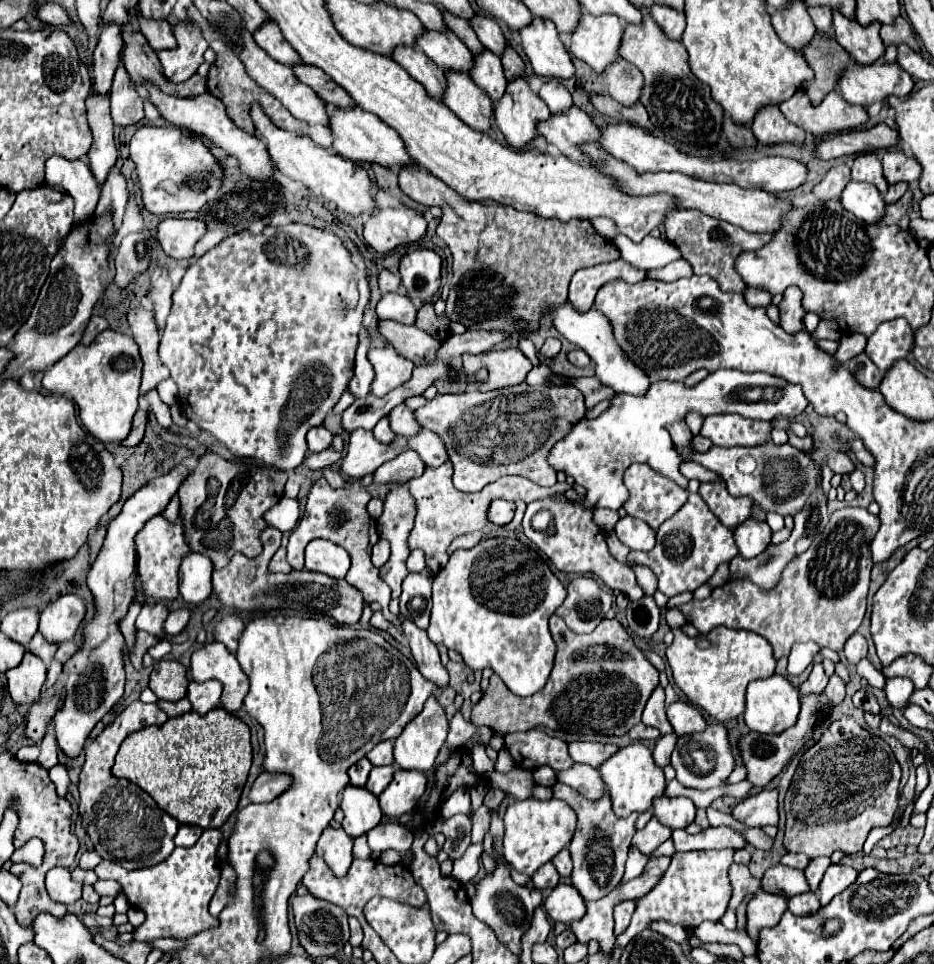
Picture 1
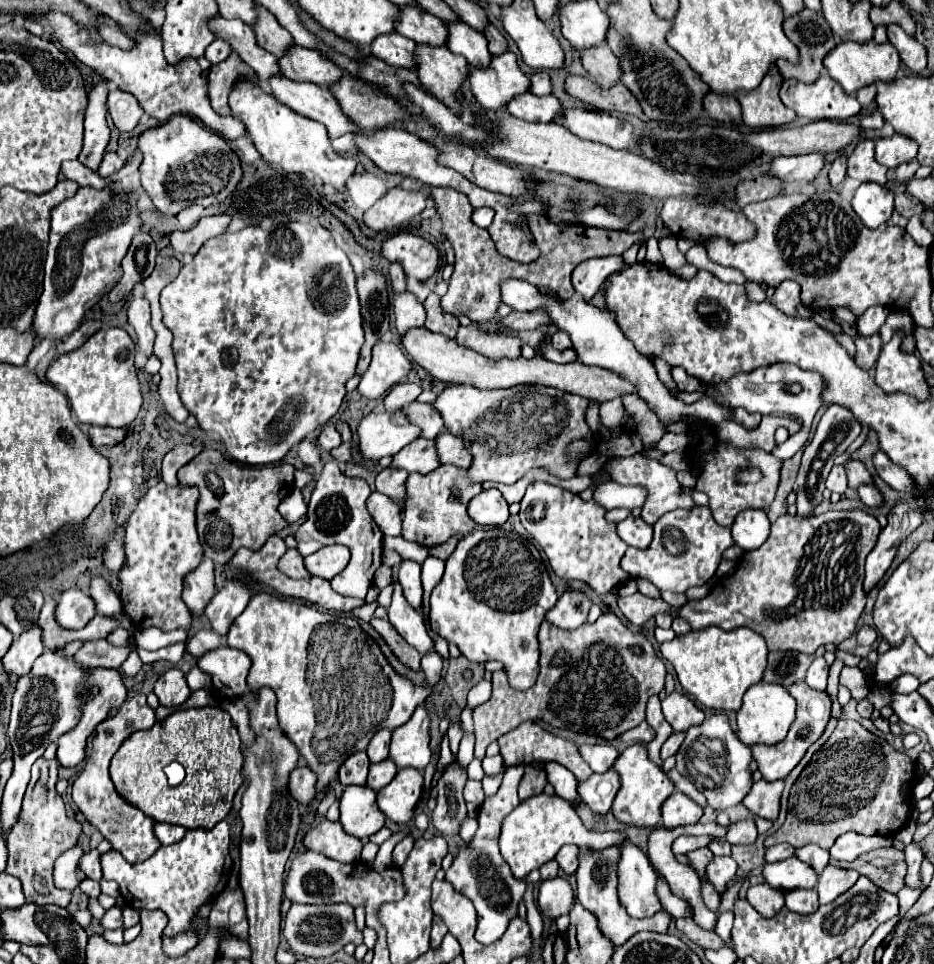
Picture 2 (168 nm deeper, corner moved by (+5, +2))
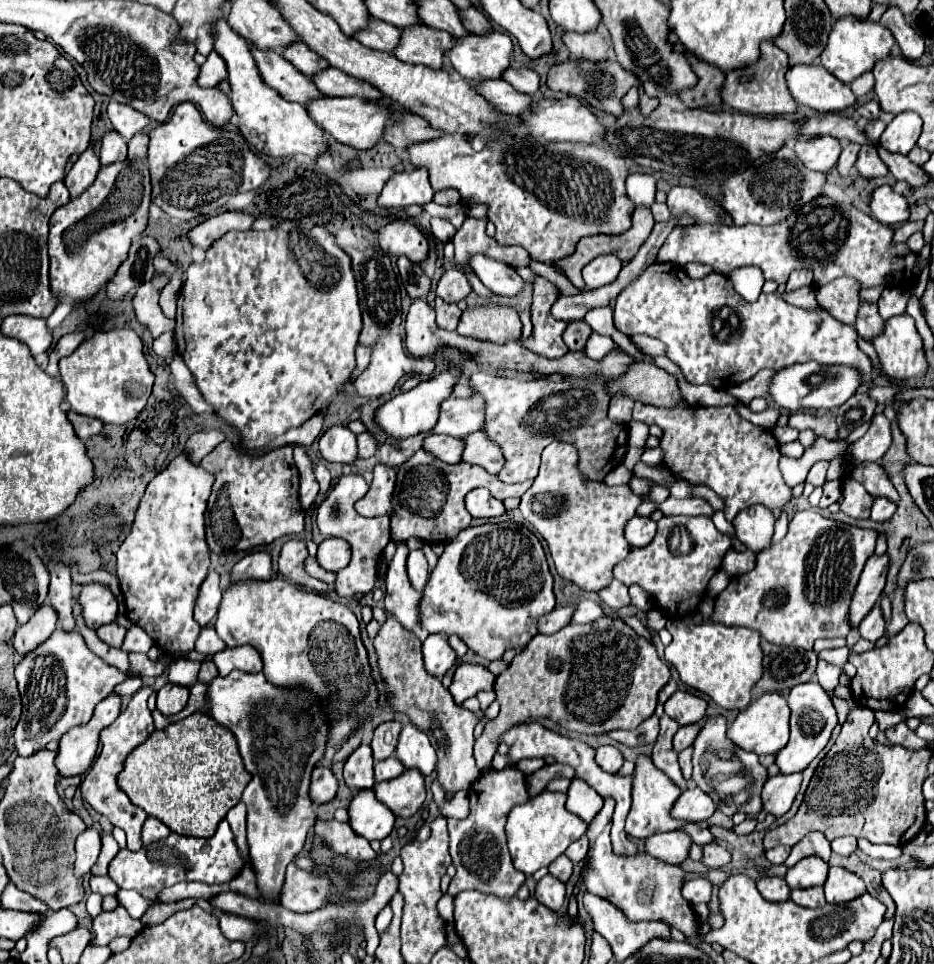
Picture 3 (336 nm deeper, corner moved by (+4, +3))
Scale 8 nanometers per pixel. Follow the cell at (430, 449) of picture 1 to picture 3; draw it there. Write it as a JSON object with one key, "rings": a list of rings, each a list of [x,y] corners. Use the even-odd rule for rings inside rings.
{"rings":[[[473,432],[463,438],[463,462],[477,464],[485,468],[489,474],[495,474],[503,466],[503,456],[483,432]]]}

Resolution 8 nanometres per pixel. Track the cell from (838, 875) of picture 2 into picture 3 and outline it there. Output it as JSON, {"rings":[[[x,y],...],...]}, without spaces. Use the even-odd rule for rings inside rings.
{"rings":[[[831,868],[829,876],[825,880],[825,898],[829,904],[839,904],[839,902],[849,902],[855,896],[861,896],[865,892],[863,880],[845,870],[845,868]]]}

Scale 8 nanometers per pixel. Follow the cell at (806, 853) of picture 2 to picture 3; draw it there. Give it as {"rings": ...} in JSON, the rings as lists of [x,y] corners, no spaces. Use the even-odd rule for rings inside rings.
{"rings":[[[809,832],[799,844],[795,844],[791,848],[791,854],[785,860],[785,866],[791,868],[793,864],[797,864],[805,856],[819,856],[825,862],[829,862],[829,856],[831,856],[831,844],[829,844],[829,840],[821,832]]]}

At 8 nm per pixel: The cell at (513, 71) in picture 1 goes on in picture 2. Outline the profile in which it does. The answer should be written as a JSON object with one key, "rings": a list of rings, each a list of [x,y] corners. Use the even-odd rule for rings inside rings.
{"rings":[[[492,23],[486,25],[486,29],[482,31],[482,35],[486,35],[488,49],[490,49],[492,55],[500,55],[500,53],[504,53],[504,51],[508,49],[508,43],[506,43],[504,35],[502,35],[502,33],[492,25]]]}

